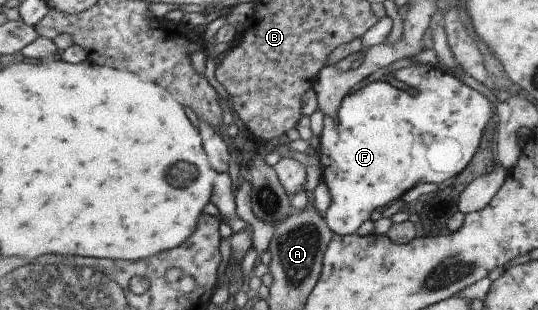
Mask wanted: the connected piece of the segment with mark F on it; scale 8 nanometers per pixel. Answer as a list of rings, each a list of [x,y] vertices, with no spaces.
[[[418,63],[412,66],[406,66],[404,68],[397,69],[392,72],[392,78],[400,84],[406,84],[410,88],[416,90],[416,94],[411,96],[408,92],[395,88],[387,81],[376,80],[373,82],[366,82],[364,86],[359,86],[358,90],[352,92],[352,94],[346,94],[342,97],[338,110],[332,116],[323,116],[323,127],[320,139],[318,139],[318,167],[321,170],[321,180],[329,190],[330,204],[324,211],[324,222],[326,226],[337,235],[349,235],[356,232],[356,228],[368,219],[370,212],[380,206],[387,206],[396,199],[399,199],[406,190],[412,188],[421,182],[434,182],[443,186],[445,180],[454,178],[458,172],[466,168],[466,164],[471,162],[470,158],[474,156],[478,144],[480,144],[481,134],[485,128],[493,120],[491,117],[495,114],[495,110],[492,109],[492,103],[482,95],[482,93],[473,90],[466,84],[462,83],[459,79],[456,79],[447,71],[443,71],[438,67],[432,67],[431,65]]]

